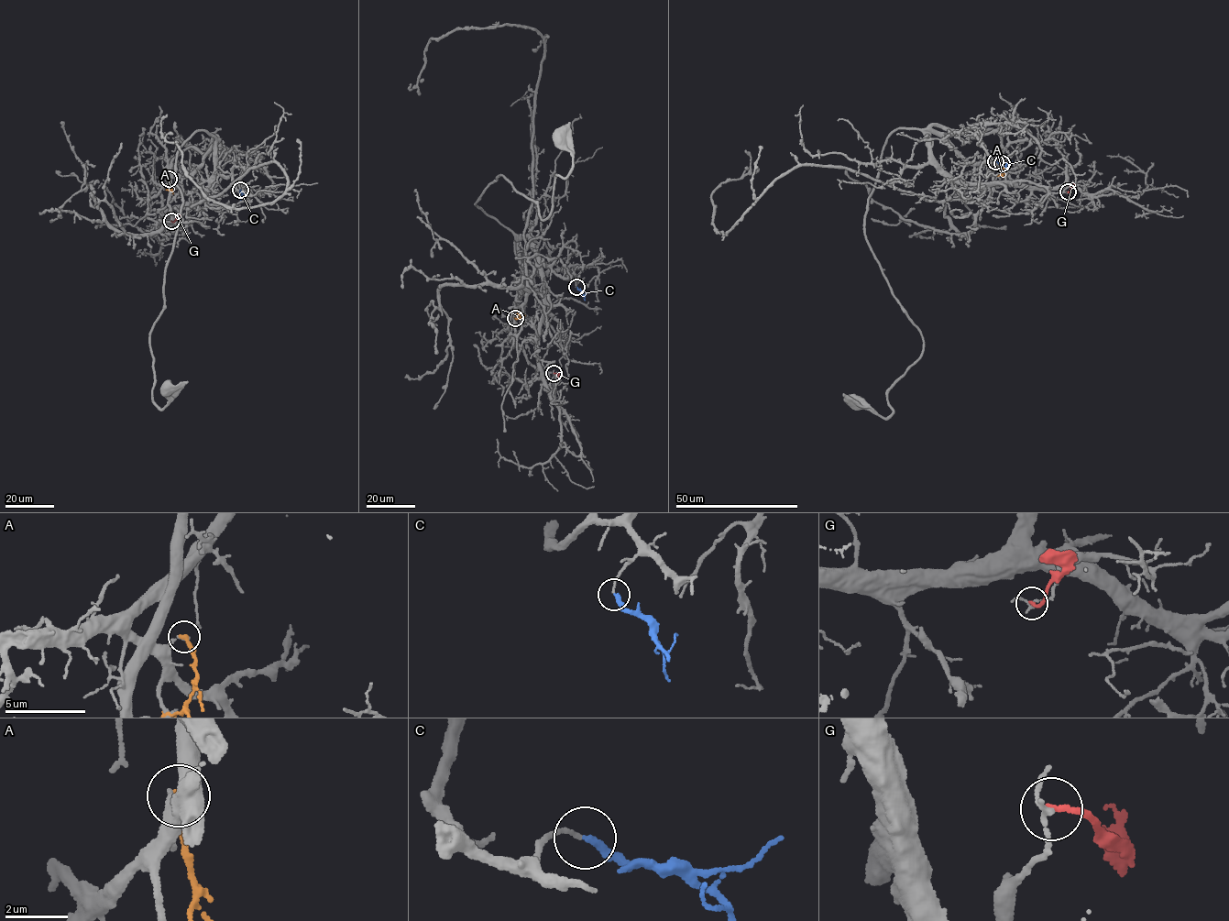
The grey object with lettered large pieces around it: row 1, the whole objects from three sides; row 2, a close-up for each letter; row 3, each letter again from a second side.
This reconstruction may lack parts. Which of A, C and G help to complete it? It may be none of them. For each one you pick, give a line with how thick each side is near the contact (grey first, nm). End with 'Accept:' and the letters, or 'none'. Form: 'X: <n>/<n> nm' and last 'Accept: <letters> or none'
Accept: none

